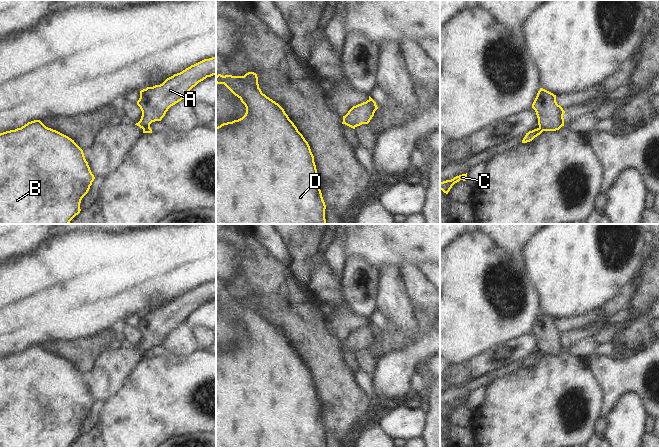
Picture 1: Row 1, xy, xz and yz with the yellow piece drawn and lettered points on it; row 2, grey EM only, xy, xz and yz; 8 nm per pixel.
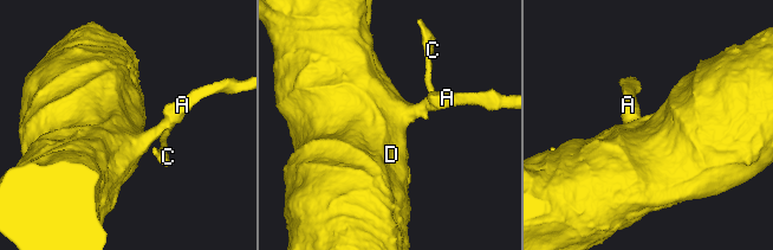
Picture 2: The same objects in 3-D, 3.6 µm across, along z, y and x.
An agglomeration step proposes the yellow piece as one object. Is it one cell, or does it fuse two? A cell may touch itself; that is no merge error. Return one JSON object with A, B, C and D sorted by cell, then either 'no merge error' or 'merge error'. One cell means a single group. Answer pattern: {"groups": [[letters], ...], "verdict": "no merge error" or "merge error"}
{"groups": [["A", "B", "D"], ["C"]], "verdict": "merge error"}

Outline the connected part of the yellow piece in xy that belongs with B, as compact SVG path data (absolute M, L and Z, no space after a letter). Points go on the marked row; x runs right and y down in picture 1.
M34 120L21 128L0 133L0 224L69 224L80 213L81 200L88 193L94 179L83 150L74 140L46 127L40 120Z

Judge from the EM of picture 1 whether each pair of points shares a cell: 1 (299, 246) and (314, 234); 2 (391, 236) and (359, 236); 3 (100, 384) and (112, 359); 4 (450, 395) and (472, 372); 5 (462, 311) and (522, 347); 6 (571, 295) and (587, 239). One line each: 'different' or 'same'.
1: same
2: same
3: same
4: different
5: different
6: same

